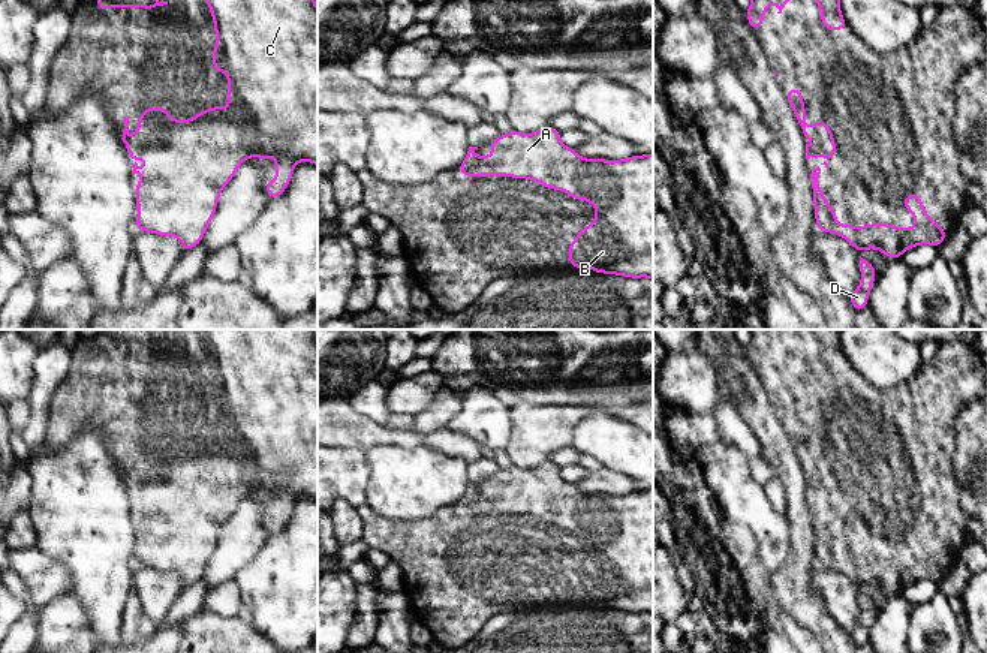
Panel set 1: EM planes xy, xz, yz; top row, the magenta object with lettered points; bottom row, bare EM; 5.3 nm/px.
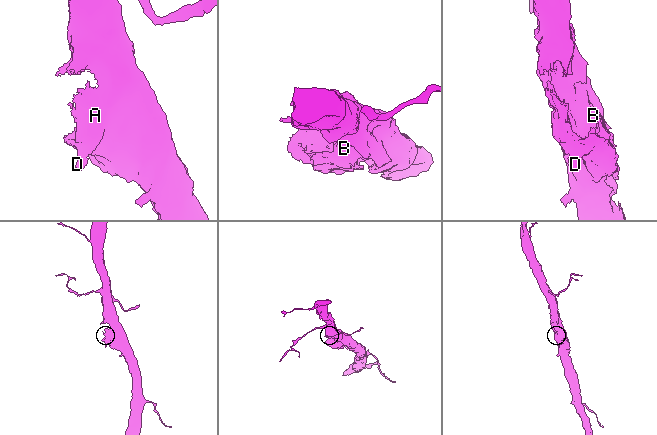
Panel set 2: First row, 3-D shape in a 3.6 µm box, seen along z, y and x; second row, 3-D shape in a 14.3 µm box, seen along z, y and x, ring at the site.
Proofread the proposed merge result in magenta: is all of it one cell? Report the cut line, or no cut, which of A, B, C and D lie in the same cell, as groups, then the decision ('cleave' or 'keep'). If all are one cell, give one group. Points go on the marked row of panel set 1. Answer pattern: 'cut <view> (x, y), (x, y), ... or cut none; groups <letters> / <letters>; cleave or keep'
cut none; groups A B C D; keep

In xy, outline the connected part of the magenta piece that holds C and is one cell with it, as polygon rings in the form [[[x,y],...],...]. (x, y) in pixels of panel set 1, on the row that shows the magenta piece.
[[[207,0],[207,3],[210,6],[217,37],[216,46],[213,48],[213,70],[228,73],[228,108],[210,106],[207,111],[198,112],[192,120],[171,120],[171,114],[166,108],[144,108],[138,120],[138,133],[132,136],[127,129],[129,118],[123,118],[126,127],[121,139],[127,148],[129,159],[133,162],[133,174],[142,177],[135,186],[138,205],[136,231],[177,237],[181,241],[184,253],[202,243],[207,226],[214,217],[220,192],[235,175],[238,166],[249,157],[277,157],[274,162],[277,178],[265,183],[265,192],[271,201],[285,193],[295,165],[300,160],[309,160],[318,166],[318,6],[315,4],[315,0]]]

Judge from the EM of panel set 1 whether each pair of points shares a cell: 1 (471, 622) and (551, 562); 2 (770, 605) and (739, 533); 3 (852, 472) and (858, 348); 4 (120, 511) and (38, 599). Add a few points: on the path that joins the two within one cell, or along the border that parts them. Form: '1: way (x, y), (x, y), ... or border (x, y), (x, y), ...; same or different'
1: way (477, 596), (511, 562), (526, 562); same
2: way (758, 587), (758, 581), (743, 551); same
3: border (839, 345), (846, 361), (870, 385), (881, 391); different
4: border (38, 548), (63, 565), (71, 580), (71, 590); different

